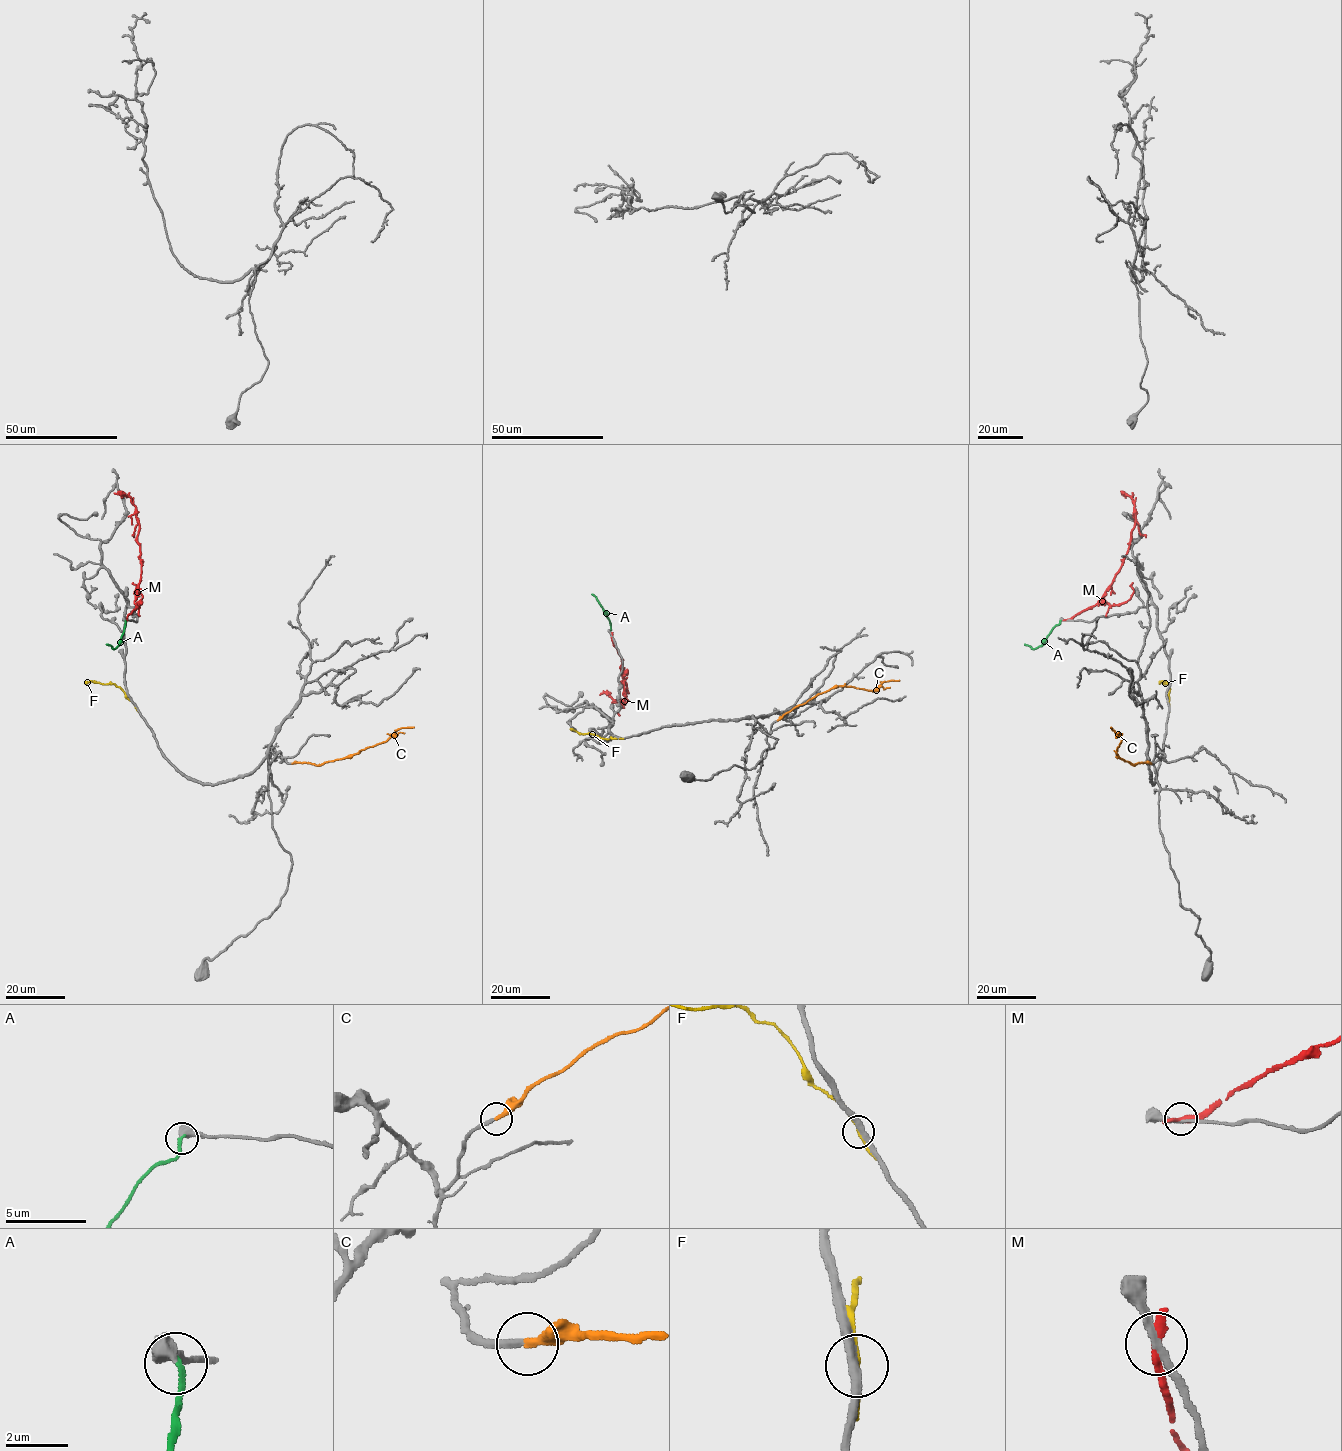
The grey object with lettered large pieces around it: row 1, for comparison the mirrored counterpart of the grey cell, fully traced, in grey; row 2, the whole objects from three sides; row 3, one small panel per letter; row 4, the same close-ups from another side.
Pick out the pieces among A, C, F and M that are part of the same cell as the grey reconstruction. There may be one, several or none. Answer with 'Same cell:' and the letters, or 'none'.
Same cell: A, C

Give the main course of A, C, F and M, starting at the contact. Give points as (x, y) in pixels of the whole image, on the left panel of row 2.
A: (124, 620), (121, 641), (113, 648), (106, 644)
C: (292, 763), (322, 765), (384, 742), (400, 728), (414, 727)
F: (135, 706), (114, 684), (84, 683)
M: (126, 619), (136, 607), (134, 600), (139, 583), (139, 529), (136, 509), (129, 497), (114, 493)

